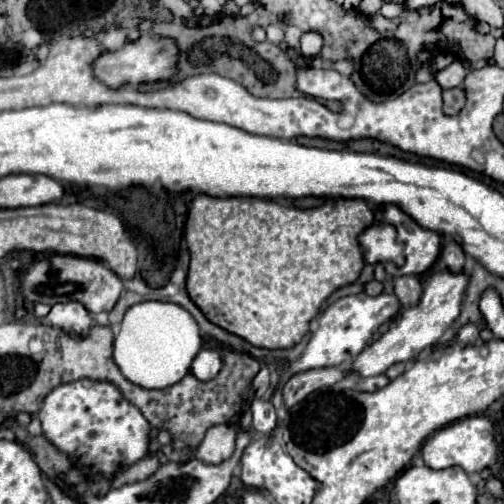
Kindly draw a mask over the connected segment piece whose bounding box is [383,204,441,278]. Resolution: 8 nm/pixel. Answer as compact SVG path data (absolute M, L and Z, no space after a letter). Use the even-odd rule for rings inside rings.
M393 204L385 208L383 220L385 220L385 224L391 224L397 230L397 240L407 248L405 266L397 268L397 266L385 264L387 274L393 278L399 278L405 274L419 276L419 274L427 272L439 256L441 236L437 232L421 228L399 206L393 206Z

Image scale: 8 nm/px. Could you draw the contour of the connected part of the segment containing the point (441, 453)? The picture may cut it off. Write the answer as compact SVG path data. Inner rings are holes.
M469 416L433 432L421 448L421 458L429 468L441 470L449 466L461 466L467 474L475 474L485 466L493 466L497 458L497 446L493 440L491 420L487 416Z

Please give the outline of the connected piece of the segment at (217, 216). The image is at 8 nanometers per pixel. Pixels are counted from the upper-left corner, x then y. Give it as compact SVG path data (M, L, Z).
M199 194L189 208L189 216L187 216L187 224L185 224L185 240L191 252L191 266L189 266L189 276L187 276L187 292L191 296L191 300L197 304L197 308L205 314L205 318L243 338L245 342L257 346L257 348L269 348L269 350L277 350L277 348L293 348L297 342L301 342L301 338L309 332L309 322L317 316L321 304L339 288L353 284L359 278L359 272L363 270L365 262L363 262L363 254L361 254L361 246L357 242L357 236L371 226L373 220L373 212L369 210L369 206L365 204L365 200L339 200L333 198L329 202L325 202L319 208L311 208L311 210L303 210L303 208L293 208L293 206L279 206L275 202L267 202L261 198L211 198L211 196L203 196Z

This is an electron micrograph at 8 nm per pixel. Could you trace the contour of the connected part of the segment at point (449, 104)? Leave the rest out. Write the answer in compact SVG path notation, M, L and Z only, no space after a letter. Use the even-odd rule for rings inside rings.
M443 90L443 110L445 114L453 116L455 112L459 112L465 104L465 92L461 90Z

